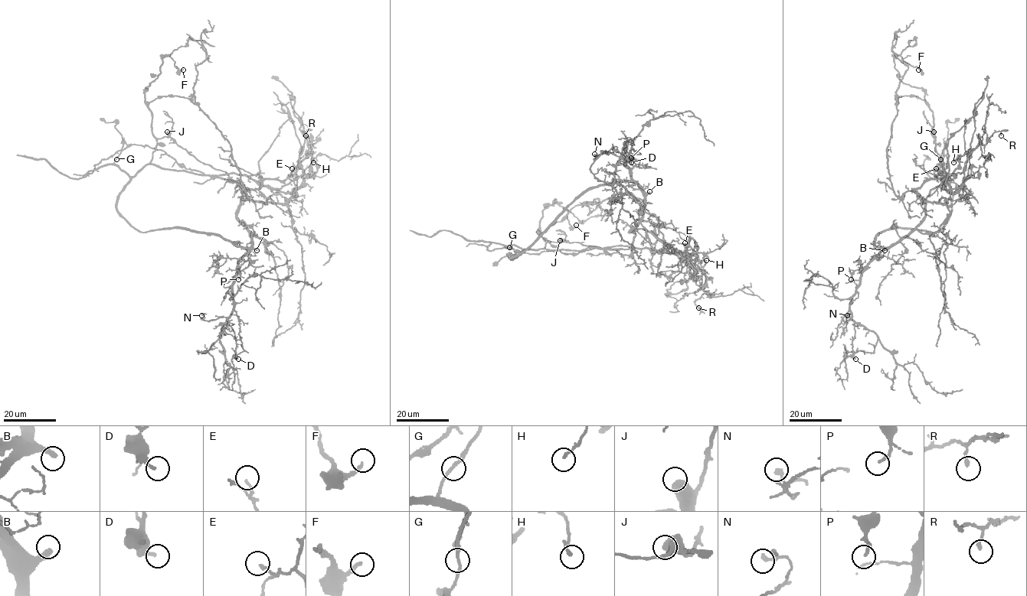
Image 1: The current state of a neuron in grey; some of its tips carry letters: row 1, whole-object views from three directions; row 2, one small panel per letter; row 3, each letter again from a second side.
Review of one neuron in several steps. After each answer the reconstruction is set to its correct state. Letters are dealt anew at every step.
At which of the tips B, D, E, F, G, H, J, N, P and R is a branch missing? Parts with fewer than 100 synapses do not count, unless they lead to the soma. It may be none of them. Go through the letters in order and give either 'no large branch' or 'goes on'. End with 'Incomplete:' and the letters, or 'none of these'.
B: goes on
D: no large branch
E: no large branch
F: no large branch
G: no large branch
H: no large branch
J: no large branch
N: no large branch
P: no large branch
R: no large branch
Incomplete: B

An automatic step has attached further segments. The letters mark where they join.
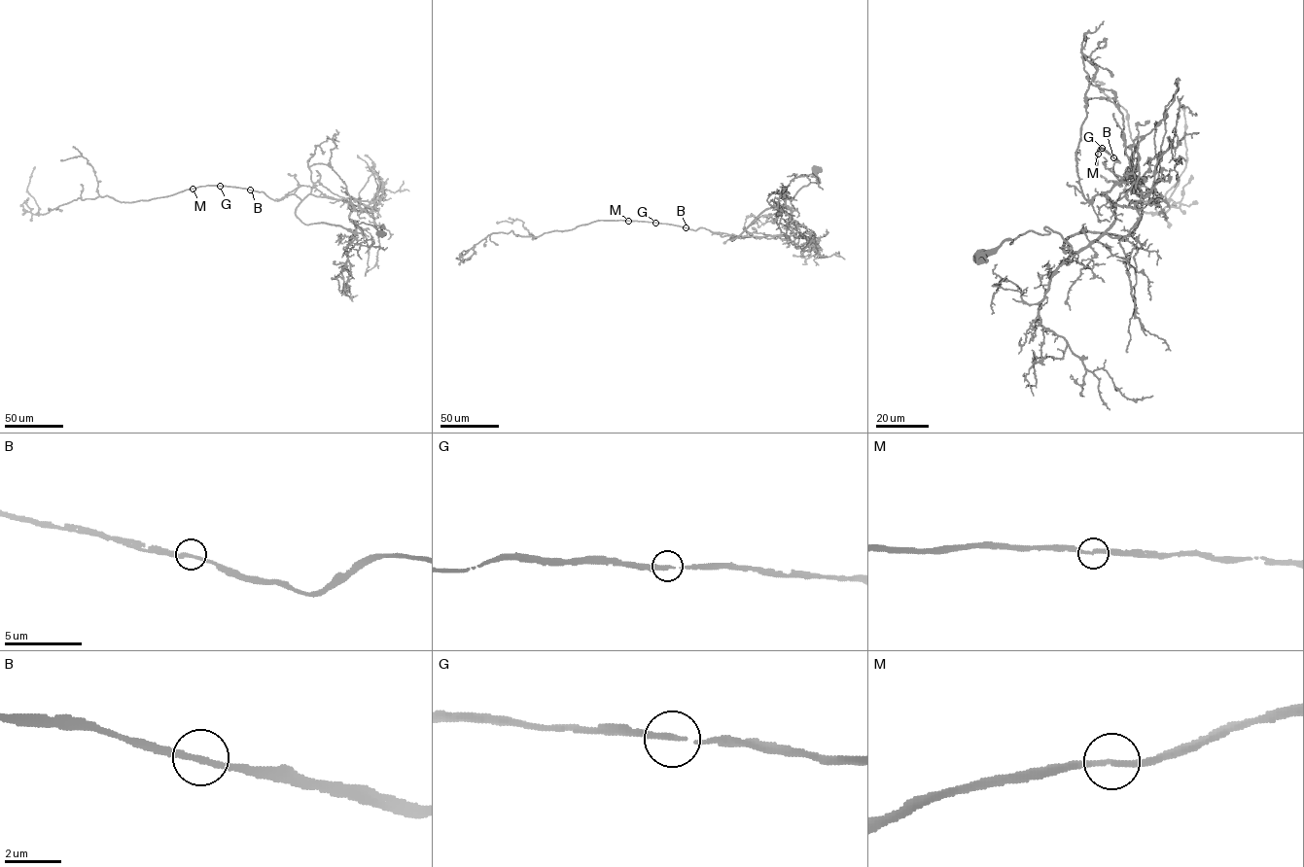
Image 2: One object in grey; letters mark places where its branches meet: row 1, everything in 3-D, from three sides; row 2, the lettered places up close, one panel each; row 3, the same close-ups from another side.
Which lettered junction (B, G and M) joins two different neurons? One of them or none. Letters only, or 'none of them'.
none of them

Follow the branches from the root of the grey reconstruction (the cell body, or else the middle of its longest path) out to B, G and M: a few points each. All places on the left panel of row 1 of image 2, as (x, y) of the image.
B: (380, 233), (384, 225), (355, 221), (358, 232), (347, 201), (310, 194), (274, 200), (251, 190)
G: (380, 233), (384, 225), (355, 221), (358, 232), (347, 201), (310, 194), (274, 200), (263, 191), (220, 186)
M: (380, 233), (384, 225), (355, 221), (358, 232), (351, 204), (339, 200), (193, 189)

